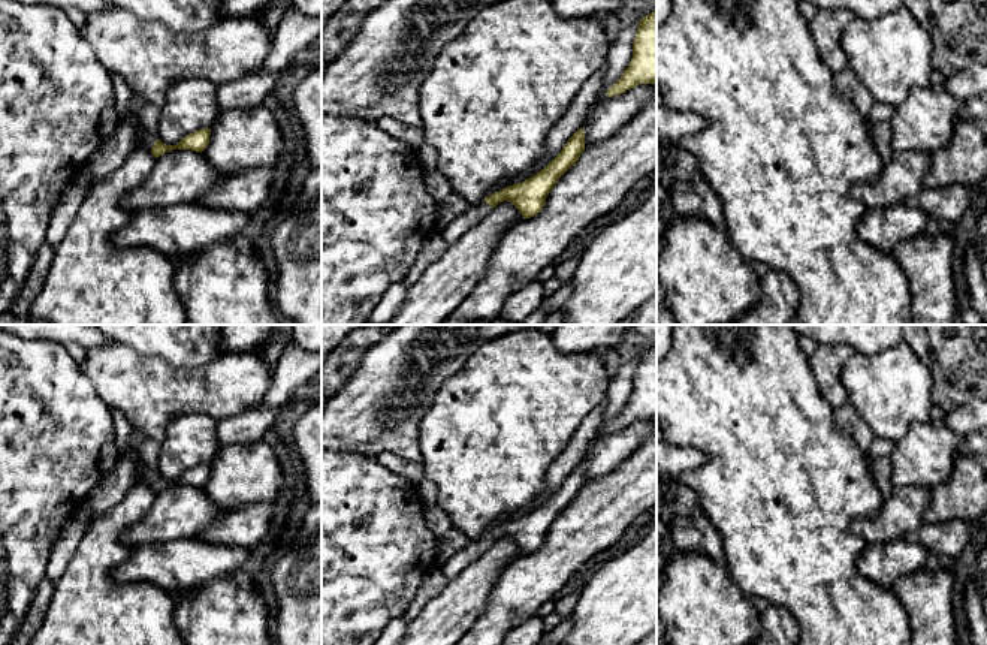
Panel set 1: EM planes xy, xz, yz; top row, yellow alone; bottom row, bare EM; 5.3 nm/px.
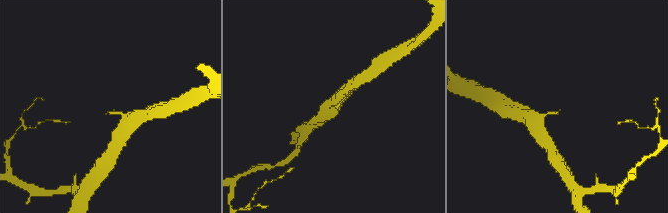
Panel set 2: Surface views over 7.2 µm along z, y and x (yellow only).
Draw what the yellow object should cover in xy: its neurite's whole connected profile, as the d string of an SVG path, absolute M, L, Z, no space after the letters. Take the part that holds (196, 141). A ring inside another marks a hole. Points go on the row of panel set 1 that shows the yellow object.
M142 126L136 130L136 144L144 144L157 159L170 150L191 150L202 153L209 144L211 129L200 129L184 136L176 145L163 144L157 135L147 132Z

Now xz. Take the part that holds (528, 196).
M580 127L544 169L522 183L492 193L479 205L471 205L440 232L441 238L449 245L453 244L461 235L485 220L492 210L504 201L511 202L523 218L537 215L543 210L546 198L553 186L571 166L576 165L583 151L585 132Z

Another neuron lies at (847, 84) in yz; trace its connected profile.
M845 67L839 73L833 75L833 85L845 100L854 105L858 111L860 118L867 126L867 117L875 103L864 84L854 75L852 69Z

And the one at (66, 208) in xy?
M82 169L67 186L60 201L55 204L45 242L55 247L66 235L69 224L78 213L78 207L85 199L91 187L90 175Z

